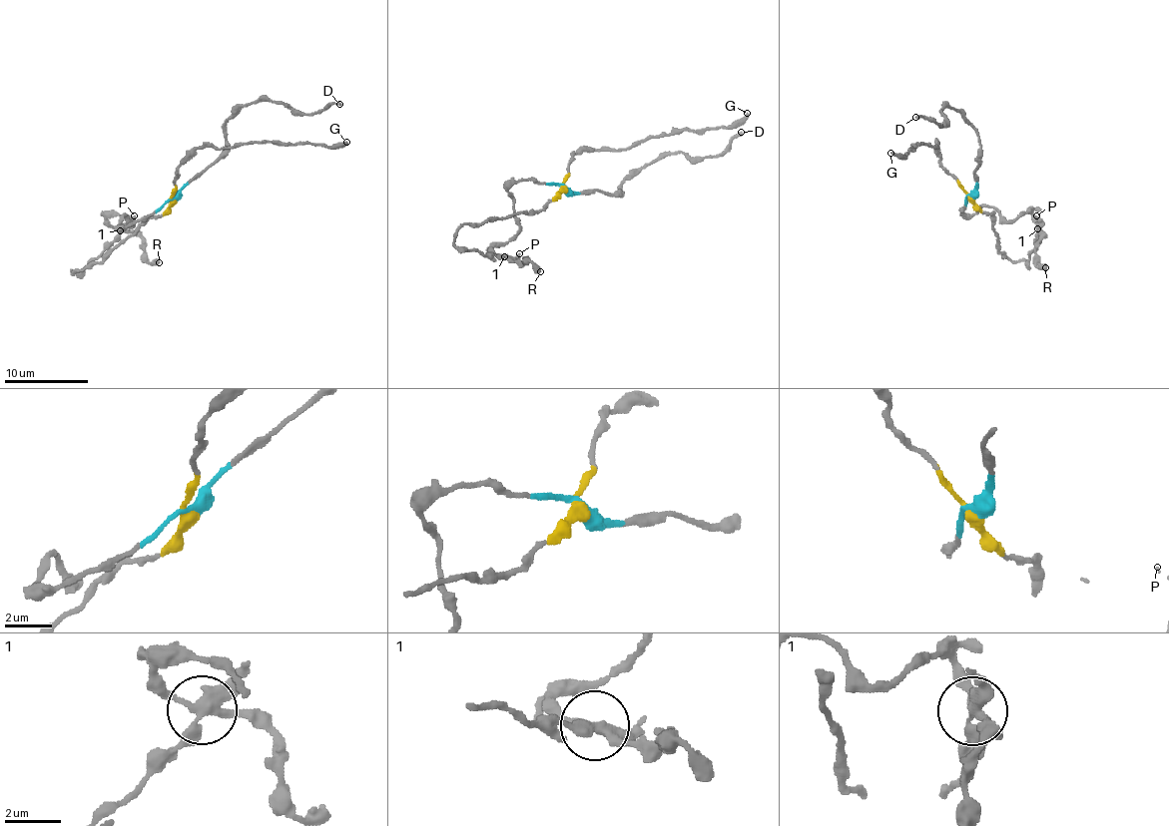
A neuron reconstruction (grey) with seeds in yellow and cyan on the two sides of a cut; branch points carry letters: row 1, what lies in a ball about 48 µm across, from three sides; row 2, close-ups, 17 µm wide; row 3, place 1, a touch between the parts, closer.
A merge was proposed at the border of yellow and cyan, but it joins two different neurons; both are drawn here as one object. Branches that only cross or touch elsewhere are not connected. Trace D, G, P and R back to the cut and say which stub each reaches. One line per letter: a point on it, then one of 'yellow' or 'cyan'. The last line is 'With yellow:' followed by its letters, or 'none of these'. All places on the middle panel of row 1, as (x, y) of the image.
D: at (741, 132); cyan
G: at (747, 113); yellow
P: at (519, 253); yellow
R: at (540, 271); cyan
With yellow: G, P

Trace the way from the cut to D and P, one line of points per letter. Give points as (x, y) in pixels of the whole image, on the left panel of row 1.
D: (174, 200), (225, 147), (224, 123), (242, 106), (263, 100), (316, 113), (332, 103), (339, 105)
P: (174, 200), (171, 206), (127, 236), (100, 261), (71, 272), (83, 270), (134, 214)

